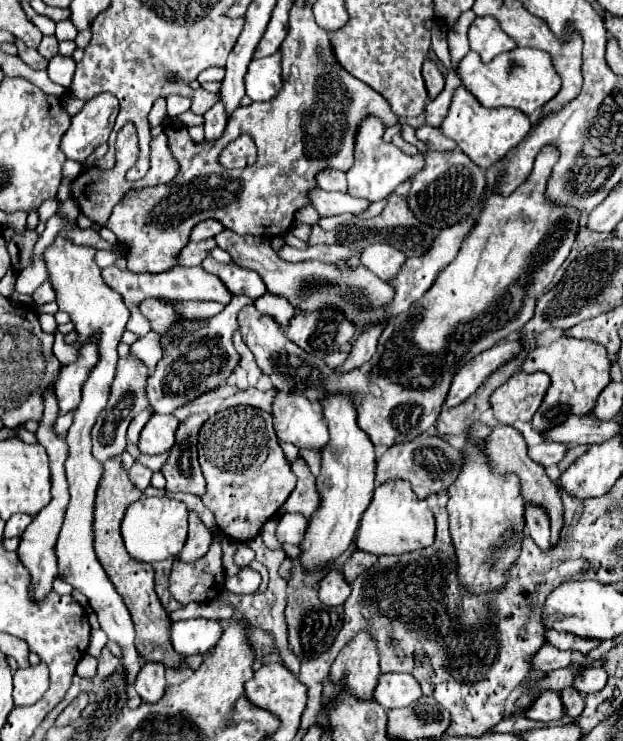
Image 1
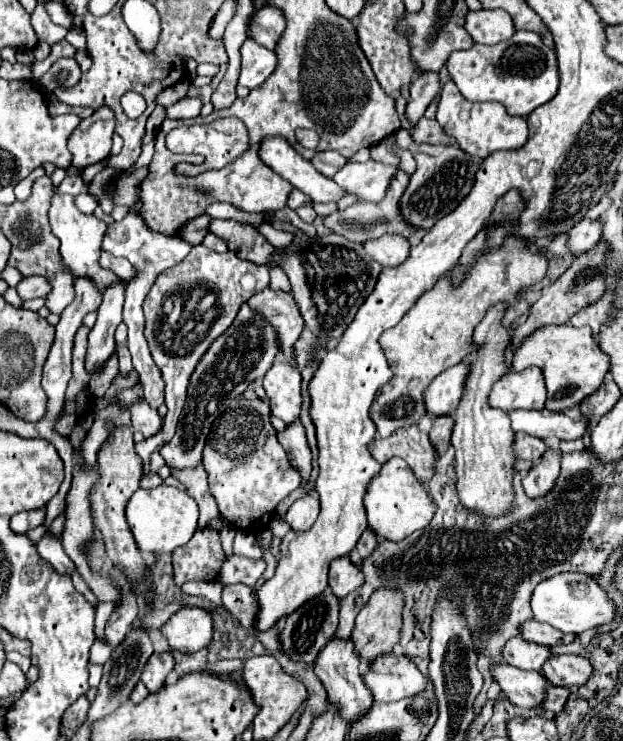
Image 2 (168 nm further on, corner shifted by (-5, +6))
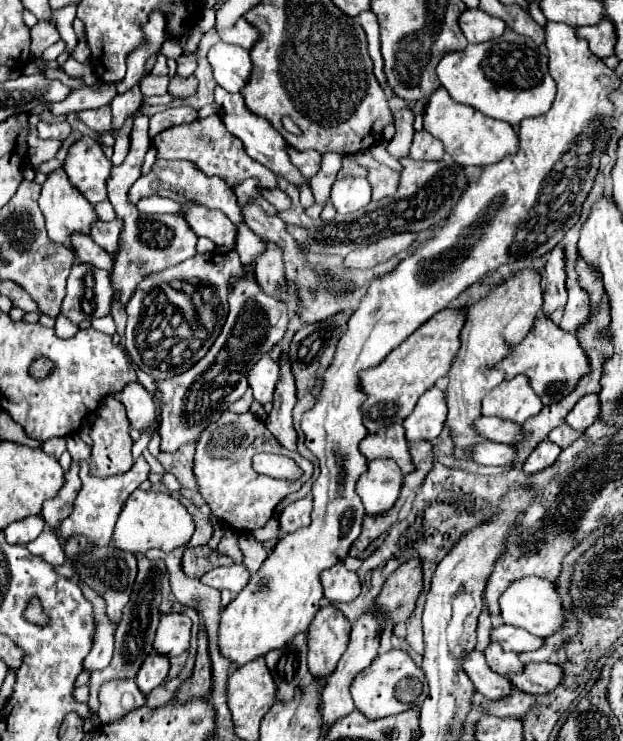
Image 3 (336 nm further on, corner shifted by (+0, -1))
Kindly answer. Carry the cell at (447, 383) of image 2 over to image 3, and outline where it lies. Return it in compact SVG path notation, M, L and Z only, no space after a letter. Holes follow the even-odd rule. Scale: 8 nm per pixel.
M438 387L428 389L416 403L416 409L404 419L406 441L432 441L440 435L446 421L446 399Z

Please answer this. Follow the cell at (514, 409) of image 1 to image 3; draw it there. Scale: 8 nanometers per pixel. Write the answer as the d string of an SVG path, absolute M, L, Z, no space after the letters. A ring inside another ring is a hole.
M516 375L510 381L502 381L482 399L482 415L494 415L518 425L538 415L540 409L542 401L532 391L524 375Z

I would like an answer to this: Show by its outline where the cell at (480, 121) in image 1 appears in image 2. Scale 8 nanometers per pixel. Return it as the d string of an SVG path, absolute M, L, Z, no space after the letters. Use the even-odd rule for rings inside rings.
M449 80L441 90L437 122L449 136L457 140L461 150L465 150L471 156L479 156L479 158L487 158L489 154L497 150L515 150L527 142L527 118L525 116L511 116L507 108L497 102L483 102L483 104L469 102L457 90L453 80Z

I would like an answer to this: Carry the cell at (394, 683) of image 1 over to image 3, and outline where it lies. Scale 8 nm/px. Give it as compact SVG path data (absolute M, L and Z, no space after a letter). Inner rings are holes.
M392 649L386 653L380 653L376 657L376 661L372 661L372 665L364 671L360 671L352 685L350 685L350 693L354 699L354 705L360 713L364 713L368 719L380 719L380 717L388 717L388 715L396 715L400 711L410 709L412 705L402 703L396 699L396 685L402 679L422 679L422 669L412 661L412 657L402 651L402 649Z

